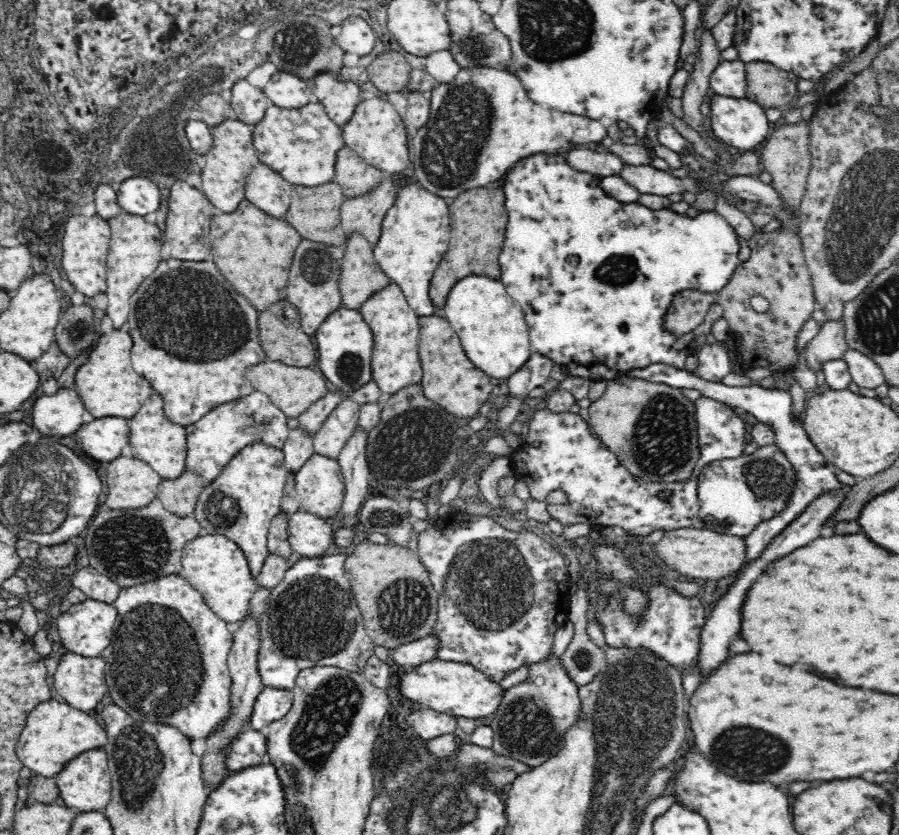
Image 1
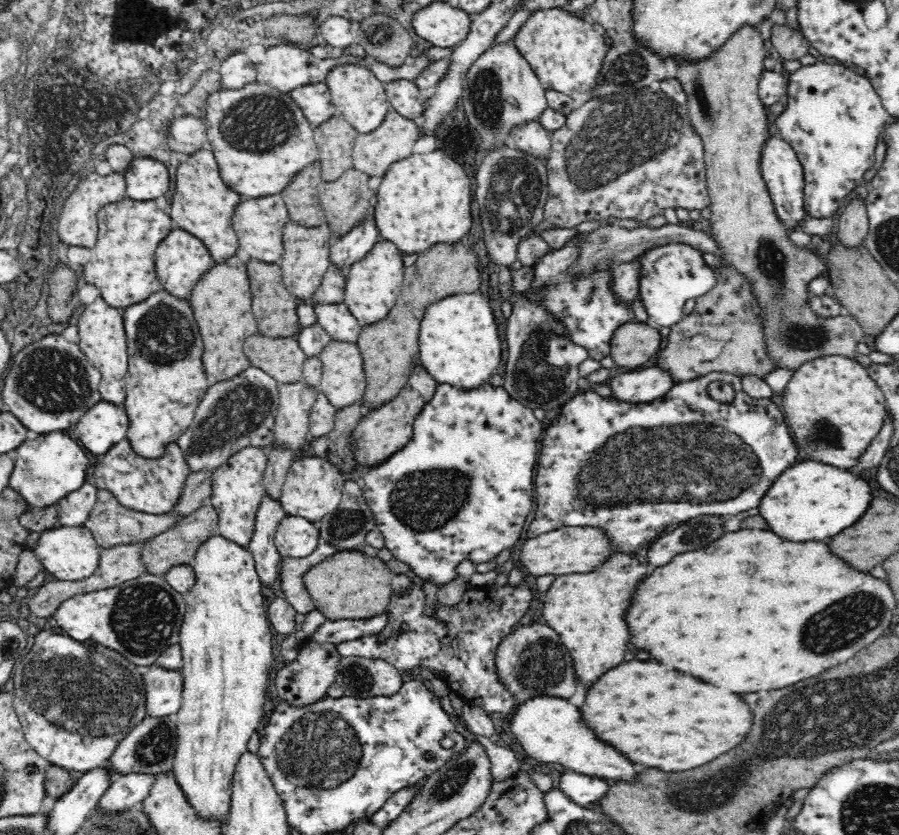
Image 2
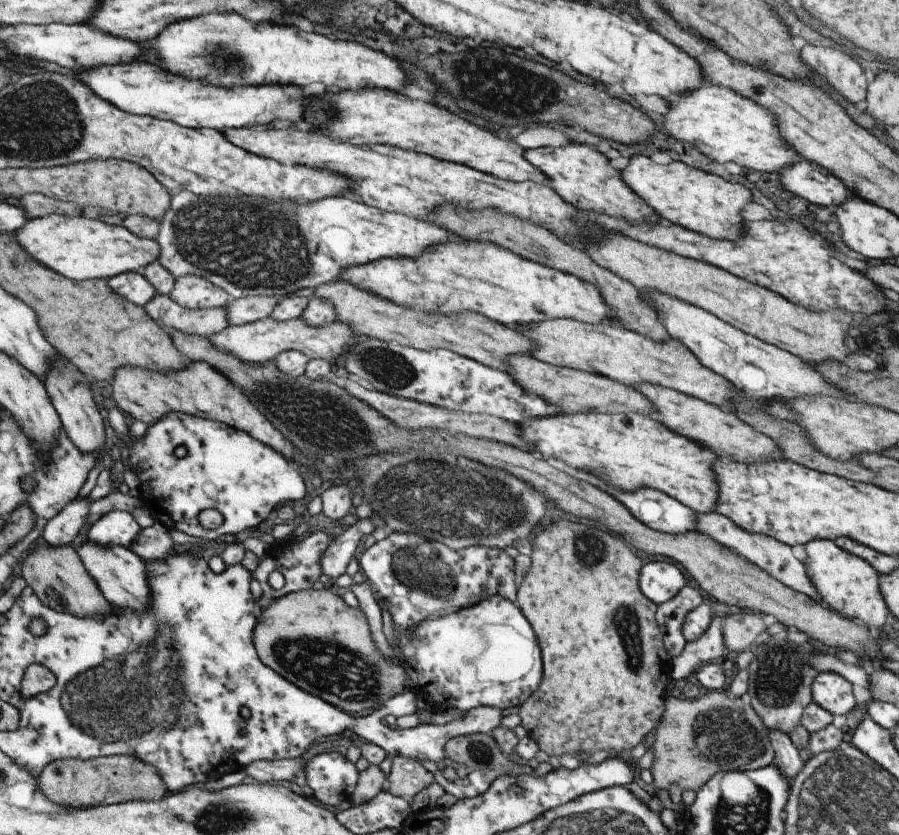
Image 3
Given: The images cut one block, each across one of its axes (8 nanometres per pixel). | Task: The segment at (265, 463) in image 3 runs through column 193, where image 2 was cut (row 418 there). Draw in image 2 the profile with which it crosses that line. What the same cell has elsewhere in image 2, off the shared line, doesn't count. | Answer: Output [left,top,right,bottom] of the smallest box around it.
[361,382,543,588]

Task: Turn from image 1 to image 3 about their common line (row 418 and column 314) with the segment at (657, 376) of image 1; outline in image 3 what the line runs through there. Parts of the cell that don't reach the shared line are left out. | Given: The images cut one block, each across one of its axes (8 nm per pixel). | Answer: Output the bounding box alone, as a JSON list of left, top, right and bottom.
[305,753,359,811]

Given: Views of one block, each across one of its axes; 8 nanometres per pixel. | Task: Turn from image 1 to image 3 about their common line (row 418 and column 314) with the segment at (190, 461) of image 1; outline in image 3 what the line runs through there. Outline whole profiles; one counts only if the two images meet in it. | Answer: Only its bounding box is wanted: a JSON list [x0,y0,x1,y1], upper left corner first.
[155,189,459,299]

